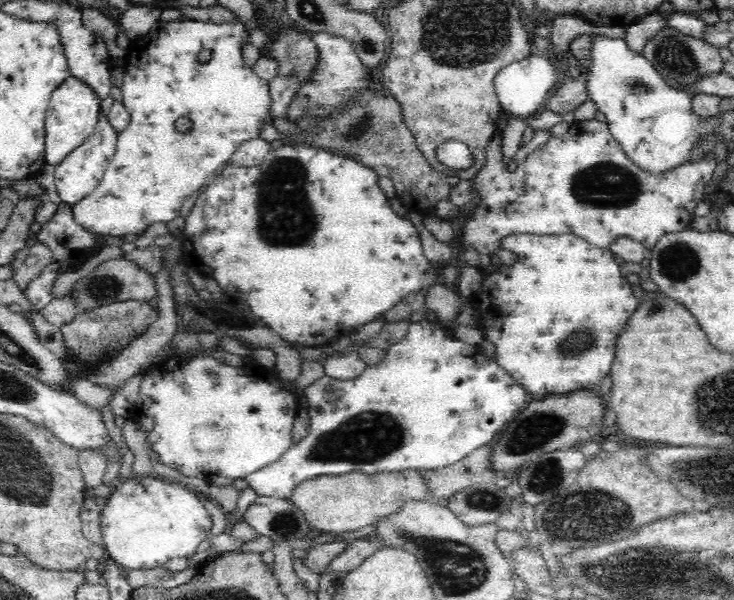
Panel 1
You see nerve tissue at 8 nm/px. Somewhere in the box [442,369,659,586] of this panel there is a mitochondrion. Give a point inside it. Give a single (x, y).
(587, 514)

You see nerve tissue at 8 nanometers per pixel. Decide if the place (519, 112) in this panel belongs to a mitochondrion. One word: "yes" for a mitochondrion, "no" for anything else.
no

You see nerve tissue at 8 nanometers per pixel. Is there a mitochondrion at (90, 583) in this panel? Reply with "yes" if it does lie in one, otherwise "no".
no

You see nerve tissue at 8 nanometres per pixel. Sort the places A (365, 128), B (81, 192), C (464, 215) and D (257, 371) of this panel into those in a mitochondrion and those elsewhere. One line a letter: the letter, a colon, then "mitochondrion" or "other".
A: mitochondrion
B: other
C: other
D: other

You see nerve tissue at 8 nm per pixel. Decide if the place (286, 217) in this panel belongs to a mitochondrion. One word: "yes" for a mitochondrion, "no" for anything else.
yes

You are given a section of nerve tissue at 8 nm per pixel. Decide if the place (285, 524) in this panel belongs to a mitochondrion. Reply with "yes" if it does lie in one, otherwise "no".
yes

